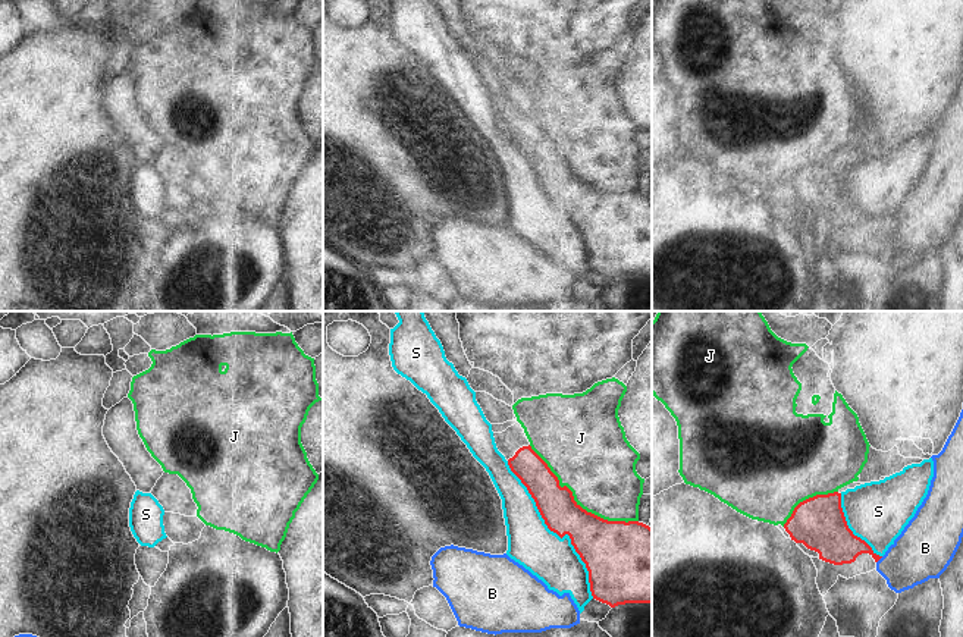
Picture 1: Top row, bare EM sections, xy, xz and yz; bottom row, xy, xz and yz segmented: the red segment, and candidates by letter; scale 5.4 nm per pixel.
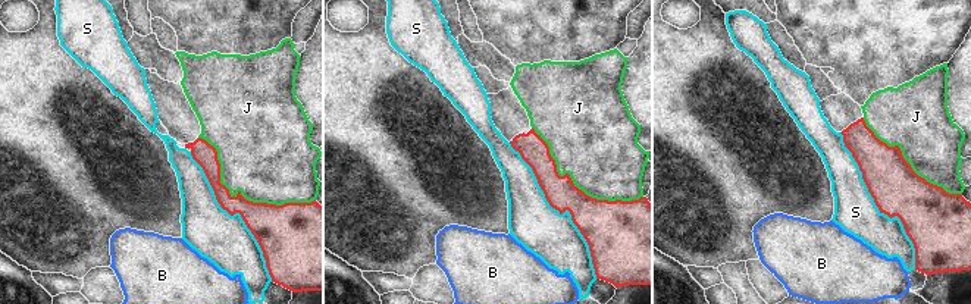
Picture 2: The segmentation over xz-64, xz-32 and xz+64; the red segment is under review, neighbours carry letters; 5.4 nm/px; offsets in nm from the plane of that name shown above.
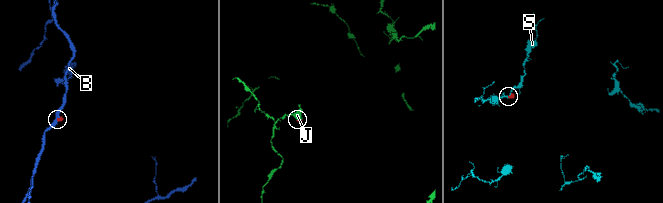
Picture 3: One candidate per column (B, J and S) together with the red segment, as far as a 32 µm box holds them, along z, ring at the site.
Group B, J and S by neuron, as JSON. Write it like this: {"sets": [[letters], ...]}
{"sets": [["B"], ["J"], ["S"]]}

